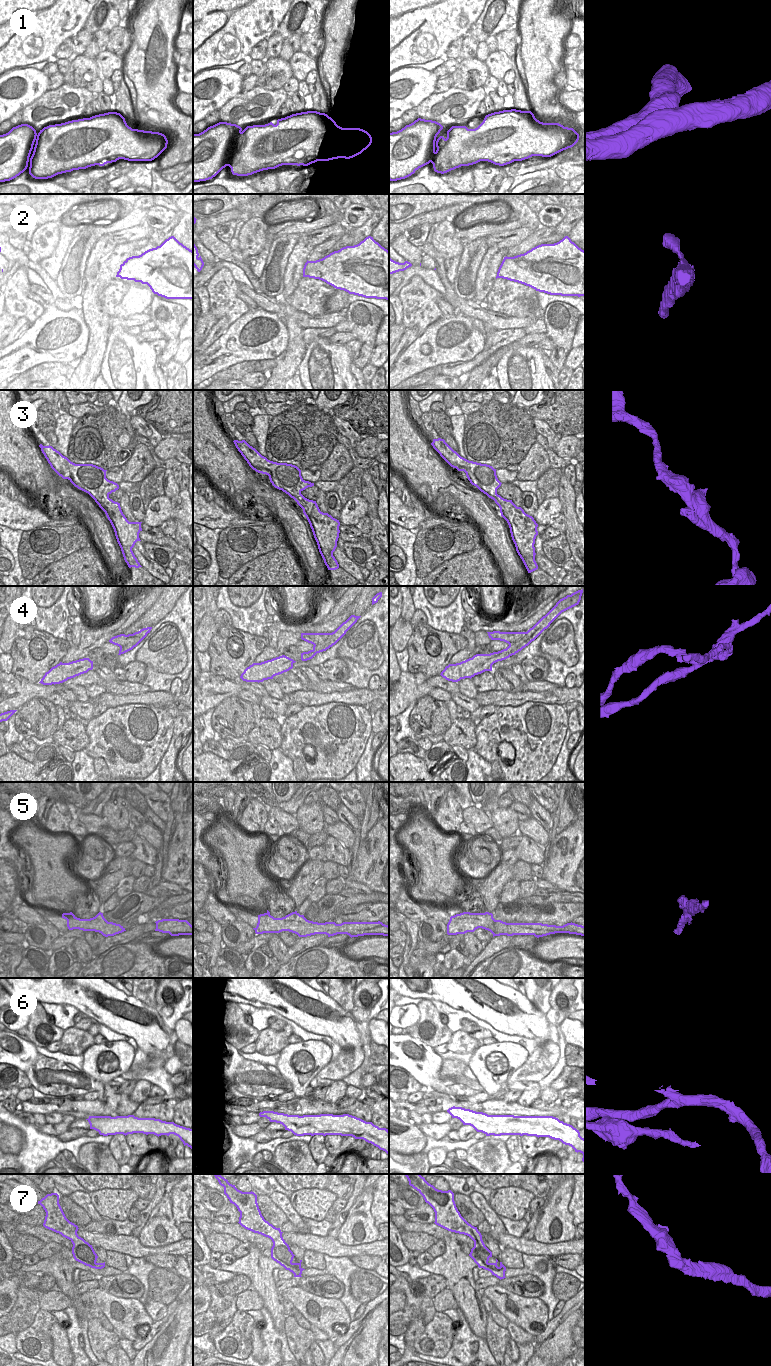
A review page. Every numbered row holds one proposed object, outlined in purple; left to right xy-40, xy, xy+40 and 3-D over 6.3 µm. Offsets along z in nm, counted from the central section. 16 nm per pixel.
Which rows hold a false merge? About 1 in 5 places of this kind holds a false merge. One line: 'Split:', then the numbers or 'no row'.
Split: 4, 6

